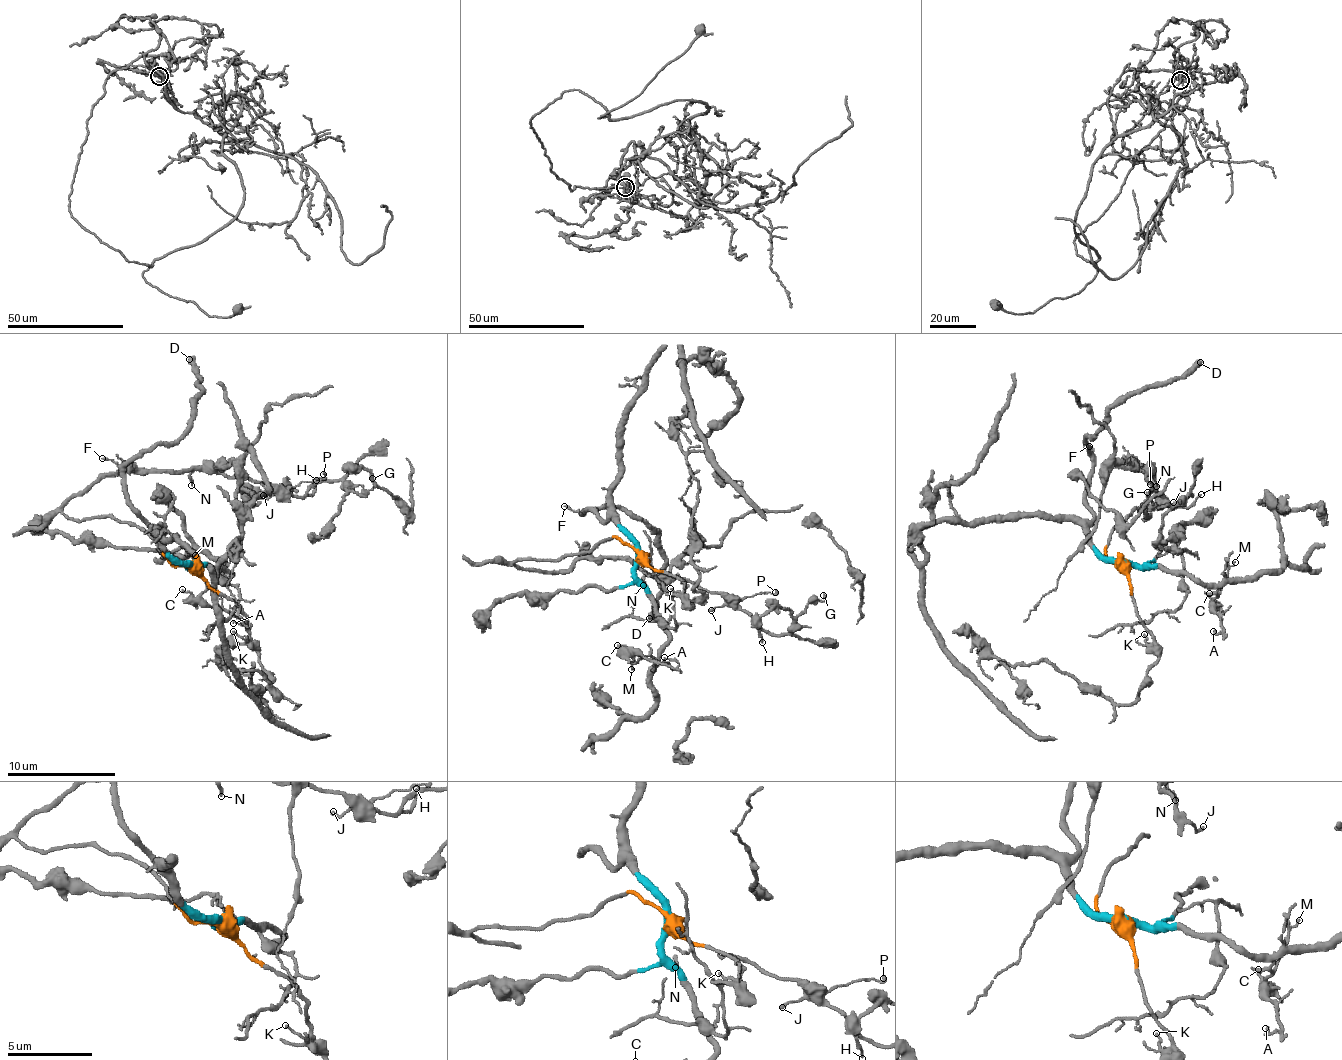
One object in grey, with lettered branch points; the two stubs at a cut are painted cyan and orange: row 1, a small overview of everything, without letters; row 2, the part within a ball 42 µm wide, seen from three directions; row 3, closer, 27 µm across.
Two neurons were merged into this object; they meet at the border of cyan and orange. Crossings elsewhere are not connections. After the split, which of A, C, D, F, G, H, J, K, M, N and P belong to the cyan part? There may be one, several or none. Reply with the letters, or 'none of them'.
A, C, D, F, M

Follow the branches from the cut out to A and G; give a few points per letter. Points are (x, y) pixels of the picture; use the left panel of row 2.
A: (194, 564), (217, 565), (229, 575), (223, 576), (201, 595), (248, 622), (233, 622)
G: (194, 564), (63, 506), (122, 471), (224, 471), (294, 496), (329, 480), (359, 494), (371, 479)

